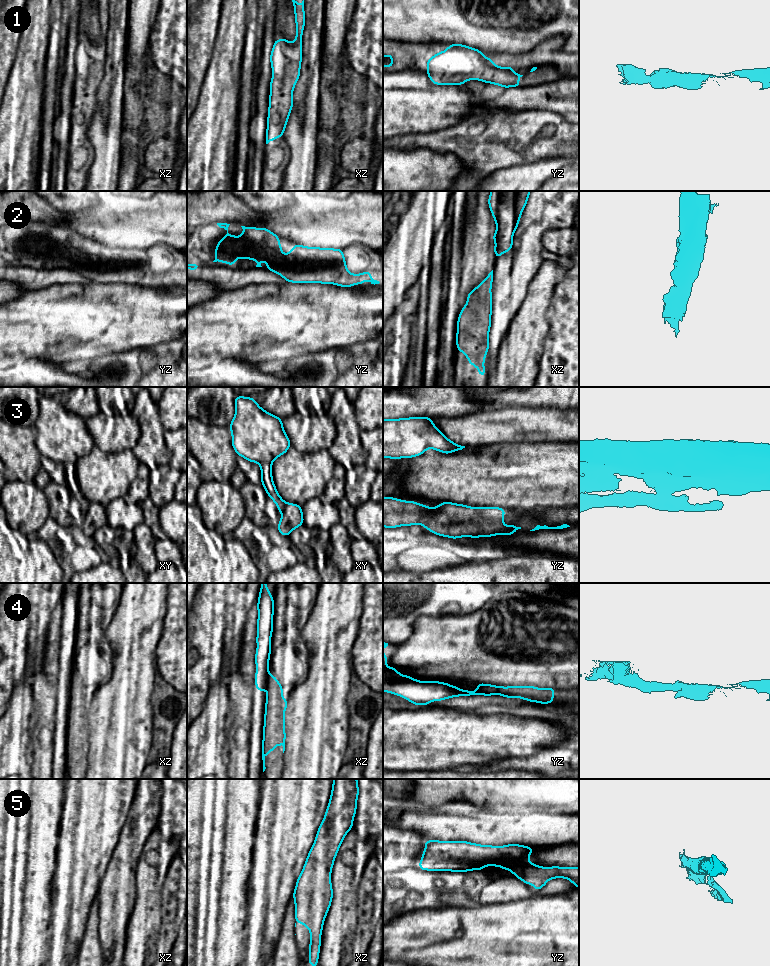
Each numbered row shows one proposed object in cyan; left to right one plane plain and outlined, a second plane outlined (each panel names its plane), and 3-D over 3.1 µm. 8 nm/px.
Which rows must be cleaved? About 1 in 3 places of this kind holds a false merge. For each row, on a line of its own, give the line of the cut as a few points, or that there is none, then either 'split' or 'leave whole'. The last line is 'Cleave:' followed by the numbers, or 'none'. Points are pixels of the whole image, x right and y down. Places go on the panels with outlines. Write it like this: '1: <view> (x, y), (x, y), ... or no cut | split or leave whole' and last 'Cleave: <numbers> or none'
1: no cut | leave whole
2: no cut | leave whole
3: xy (286, 503), (281, 512) | split
4: xz (268, 673), (265, 688) | split
5: no cut | leave whole
Cleave: 3, 4

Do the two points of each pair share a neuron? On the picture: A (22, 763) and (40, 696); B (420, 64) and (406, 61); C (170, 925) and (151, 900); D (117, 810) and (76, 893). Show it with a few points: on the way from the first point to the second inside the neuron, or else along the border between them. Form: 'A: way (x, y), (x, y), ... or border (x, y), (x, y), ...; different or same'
A: border (31, 689), (34, 712); different
B: way (417, 61), (409, 61); same
C: border (161, 889), (161, 926), (157, 936); different
D: way (96, 831), (85, 843), (78, 872); same

